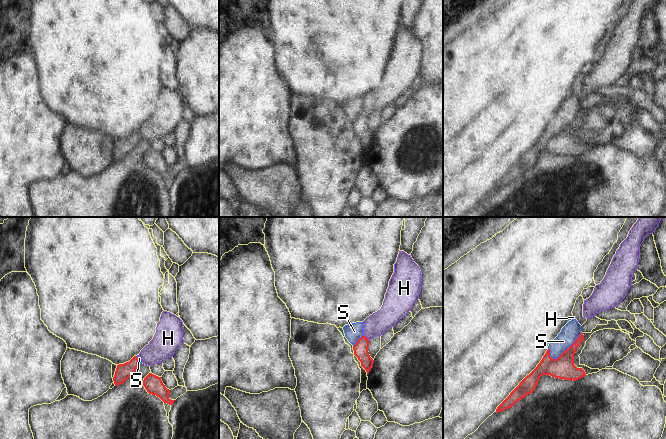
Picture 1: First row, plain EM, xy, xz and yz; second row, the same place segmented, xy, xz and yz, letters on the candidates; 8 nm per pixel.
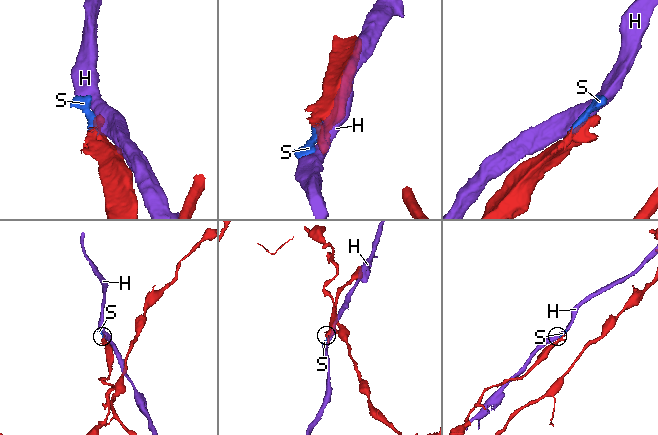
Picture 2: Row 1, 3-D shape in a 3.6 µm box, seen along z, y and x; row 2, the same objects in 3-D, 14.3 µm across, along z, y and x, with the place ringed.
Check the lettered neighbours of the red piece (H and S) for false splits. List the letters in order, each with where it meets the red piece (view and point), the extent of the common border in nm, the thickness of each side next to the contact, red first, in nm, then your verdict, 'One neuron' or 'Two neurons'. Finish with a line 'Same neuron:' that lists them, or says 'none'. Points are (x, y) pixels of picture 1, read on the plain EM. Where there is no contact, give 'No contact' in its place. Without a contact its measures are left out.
H: Touches red at xz (365, 113). Shared border 70 nm. Thickness 110 nm (red) against 180 nm. Two neurons
S: Touches red at yz (567, 124). Shared border 320 nm. Thickness 180 nm (red) against 150 nm. One neuron
Same neuron: S.

